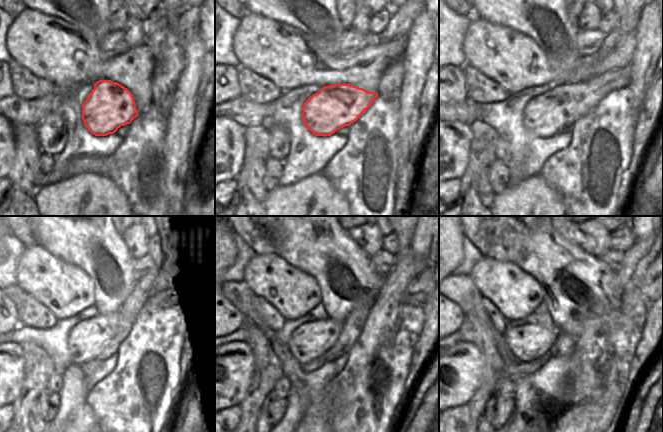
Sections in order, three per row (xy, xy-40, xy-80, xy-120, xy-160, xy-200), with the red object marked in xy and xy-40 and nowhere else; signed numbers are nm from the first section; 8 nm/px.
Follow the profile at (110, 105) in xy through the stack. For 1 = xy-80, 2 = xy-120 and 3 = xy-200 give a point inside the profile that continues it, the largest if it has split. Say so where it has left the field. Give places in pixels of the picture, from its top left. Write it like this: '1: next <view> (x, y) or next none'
1: next xy-80 (546, 115)
2: next xy-120 (87, 340)
3: next xy-200 (530, 342)

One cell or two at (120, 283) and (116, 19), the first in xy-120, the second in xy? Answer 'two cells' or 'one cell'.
two cells

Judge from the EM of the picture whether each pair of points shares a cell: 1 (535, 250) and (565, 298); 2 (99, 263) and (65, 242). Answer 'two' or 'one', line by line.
1: one
2: one

